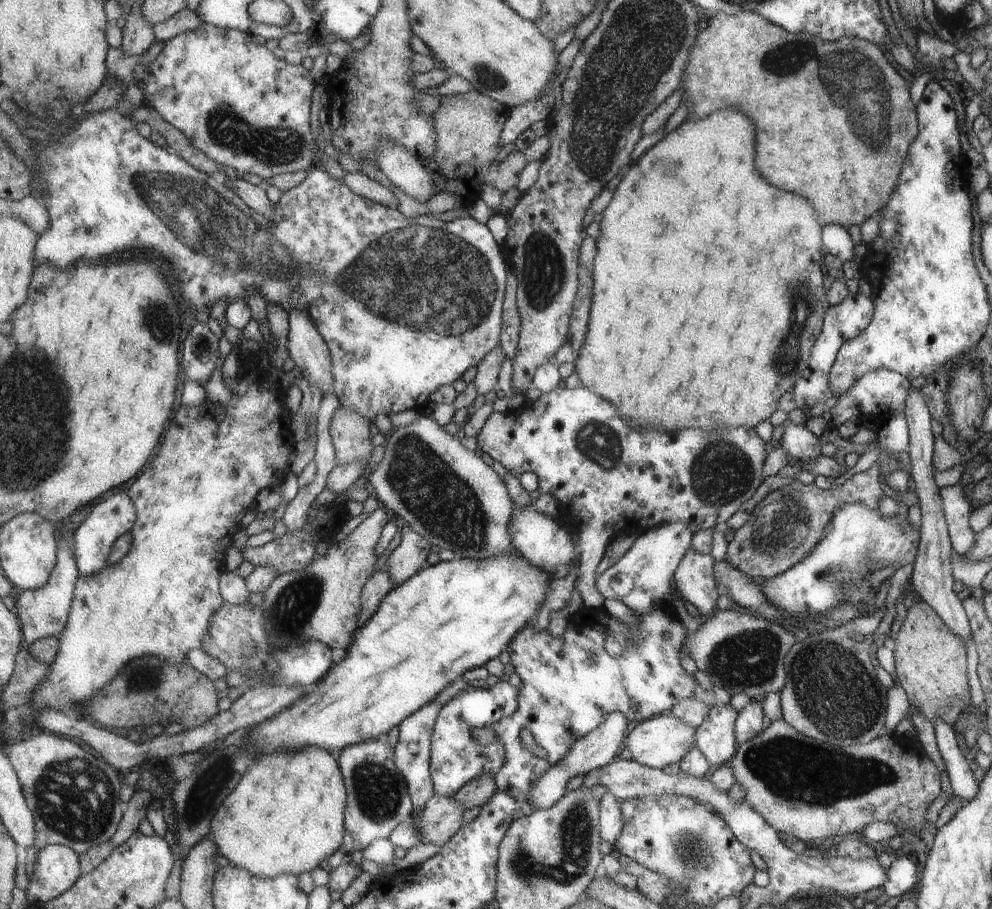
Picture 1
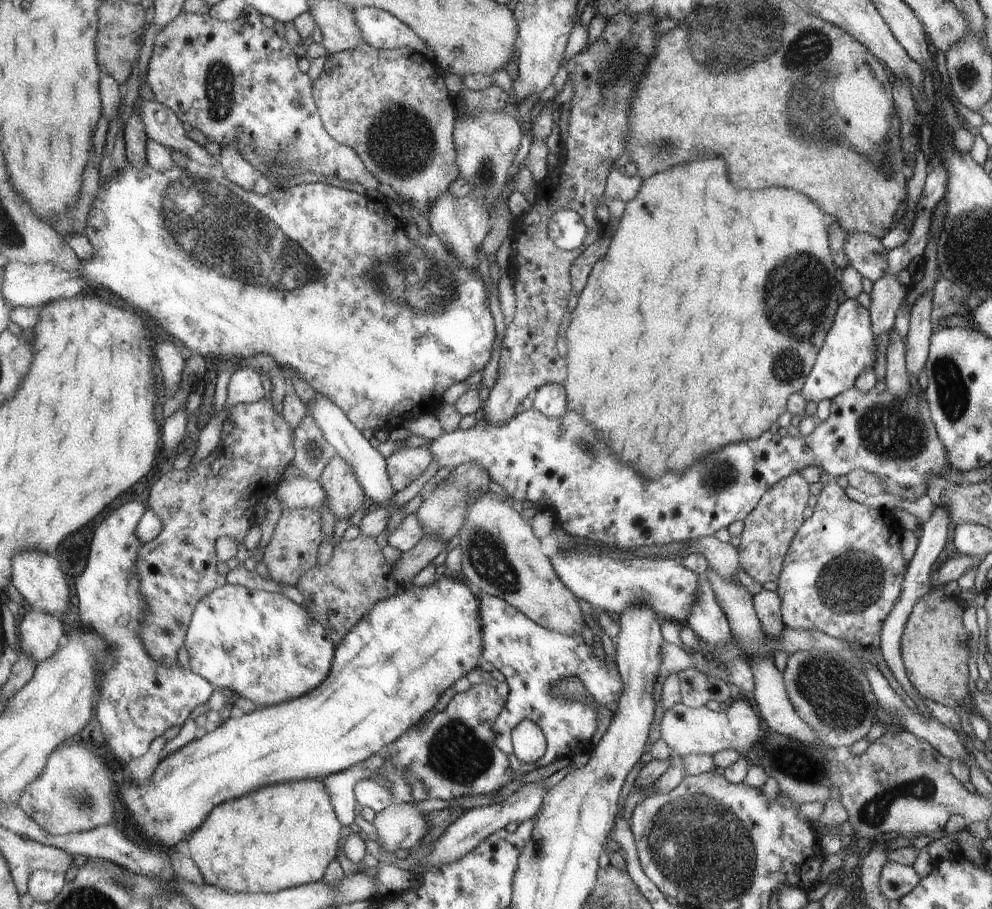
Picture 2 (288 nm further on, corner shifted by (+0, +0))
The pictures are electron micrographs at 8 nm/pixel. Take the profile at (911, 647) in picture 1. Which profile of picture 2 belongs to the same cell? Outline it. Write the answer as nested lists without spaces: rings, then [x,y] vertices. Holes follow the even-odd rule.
[[[933,586],[917,600],[901,638],[901,660],[915,690],[935,704],[959,710],[967,700],[967,638],[961,624],[961,606],[943,594],[943,586]]]

